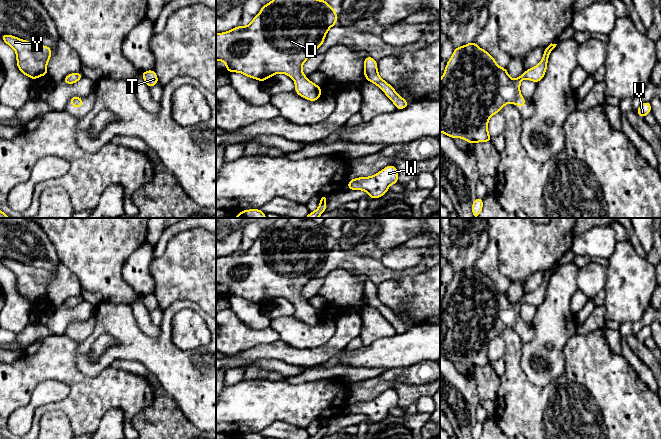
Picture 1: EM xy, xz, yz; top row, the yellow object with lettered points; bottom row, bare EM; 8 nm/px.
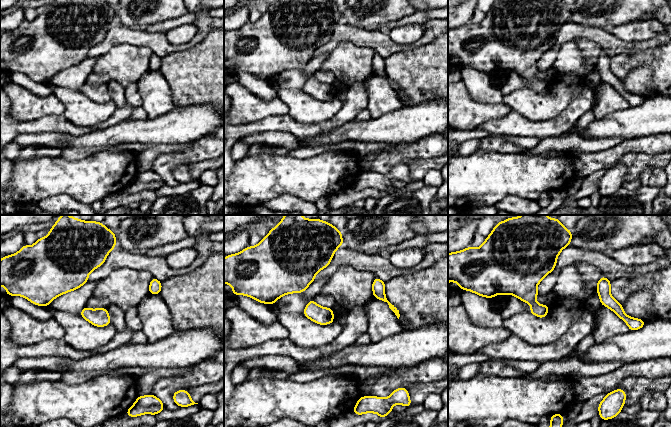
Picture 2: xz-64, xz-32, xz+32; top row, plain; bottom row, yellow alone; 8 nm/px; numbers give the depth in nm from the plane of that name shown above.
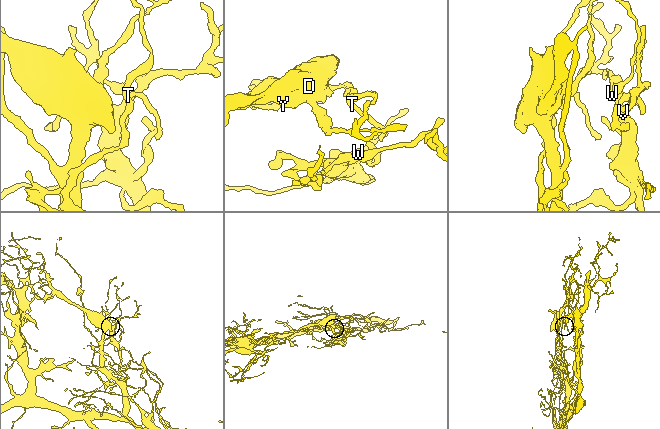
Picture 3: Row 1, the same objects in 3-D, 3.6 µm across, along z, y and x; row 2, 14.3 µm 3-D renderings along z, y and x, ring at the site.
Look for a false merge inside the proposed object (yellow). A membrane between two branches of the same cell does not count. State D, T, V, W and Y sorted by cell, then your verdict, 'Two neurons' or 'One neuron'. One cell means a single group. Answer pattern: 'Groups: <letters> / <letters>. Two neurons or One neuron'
Groups: D V W Y / T. Two neurons

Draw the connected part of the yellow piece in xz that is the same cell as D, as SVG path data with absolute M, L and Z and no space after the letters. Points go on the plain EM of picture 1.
M279 219L262 230L260 237L248 250L239 249L230 255L216 258L216 285L225 286L228 296L242 297L262 306L274 298L282 297L290 300L296 308L306 301L302 296L303 288L322 270L328 254L335 248L337 248L337 235L333 234L324 223L317 224L312 219Z

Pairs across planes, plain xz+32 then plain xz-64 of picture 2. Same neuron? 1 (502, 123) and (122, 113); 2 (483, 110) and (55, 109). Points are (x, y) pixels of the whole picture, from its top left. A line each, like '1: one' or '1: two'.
1: one
2: one

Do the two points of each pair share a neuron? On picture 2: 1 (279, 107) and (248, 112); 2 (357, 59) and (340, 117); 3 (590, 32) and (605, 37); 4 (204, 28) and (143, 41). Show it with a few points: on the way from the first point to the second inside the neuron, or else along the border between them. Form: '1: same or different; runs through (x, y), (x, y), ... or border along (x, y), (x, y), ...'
1: same; runs through (271, 107), (256, 108)
2: different; border along (362, 81), (356, 81), (347, 87)
3: same; runs through (594, 33), (601, 36)
4: same; runs through (191, 44), (183, 47), (162, 47), (159, 44)

